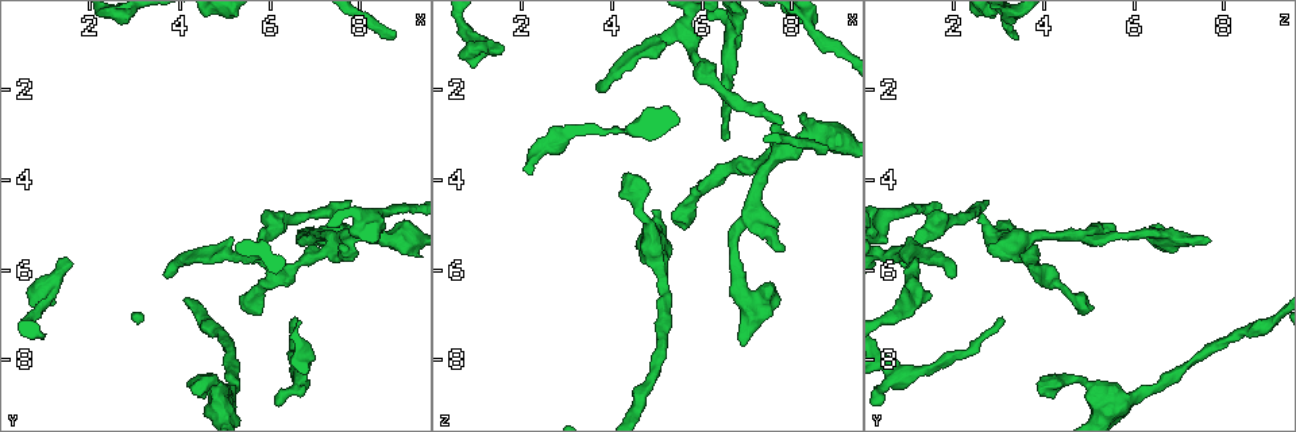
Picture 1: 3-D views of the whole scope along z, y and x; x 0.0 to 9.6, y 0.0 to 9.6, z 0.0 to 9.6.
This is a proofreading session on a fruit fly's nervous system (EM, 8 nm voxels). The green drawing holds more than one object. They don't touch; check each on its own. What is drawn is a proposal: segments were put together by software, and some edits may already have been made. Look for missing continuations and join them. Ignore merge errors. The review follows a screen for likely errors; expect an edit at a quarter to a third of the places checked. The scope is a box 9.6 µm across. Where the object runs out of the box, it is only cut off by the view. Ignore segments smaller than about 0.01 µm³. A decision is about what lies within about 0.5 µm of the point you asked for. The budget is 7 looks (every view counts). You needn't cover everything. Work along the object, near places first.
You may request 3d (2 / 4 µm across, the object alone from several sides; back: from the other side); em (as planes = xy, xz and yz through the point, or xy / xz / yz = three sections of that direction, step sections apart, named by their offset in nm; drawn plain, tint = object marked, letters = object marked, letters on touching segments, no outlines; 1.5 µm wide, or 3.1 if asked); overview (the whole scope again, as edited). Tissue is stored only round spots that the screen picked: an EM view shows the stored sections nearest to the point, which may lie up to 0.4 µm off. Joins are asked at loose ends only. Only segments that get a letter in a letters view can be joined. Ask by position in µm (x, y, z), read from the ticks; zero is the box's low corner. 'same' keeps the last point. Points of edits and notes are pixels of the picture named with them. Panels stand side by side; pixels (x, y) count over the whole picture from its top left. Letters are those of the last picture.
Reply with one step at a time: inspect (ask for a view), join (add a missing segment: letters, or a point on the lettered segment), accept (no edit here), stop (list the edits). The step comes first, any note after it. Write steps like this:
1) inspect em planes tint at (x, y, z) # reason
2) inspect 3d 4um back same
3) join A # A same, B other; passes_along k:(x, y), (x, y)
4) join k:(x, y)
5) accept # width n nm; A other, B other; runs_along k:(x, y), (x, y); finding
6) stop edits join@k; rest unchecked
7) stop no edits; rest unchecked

inspect em planes letters at (4.35, 8.70, 3.90) # an open end

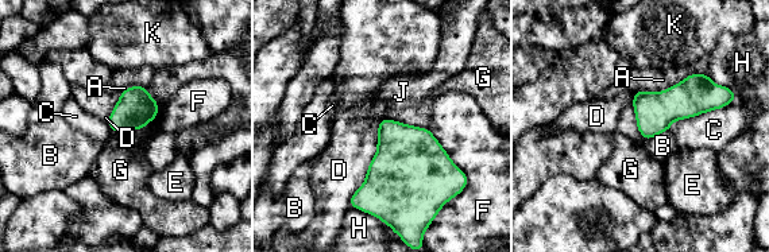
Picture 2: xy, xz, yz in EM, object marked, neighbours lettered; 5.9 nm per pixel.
accept # width 220 nm; A other, B other, C other, D other, E other, F other, G other, H other, J other, K other; border 2:(147, 86), (158, 113), (112, 132); none of them fits

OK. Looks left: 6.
inspect em planes letters at (8.75, 0.75, 3.35) # long arm stops here

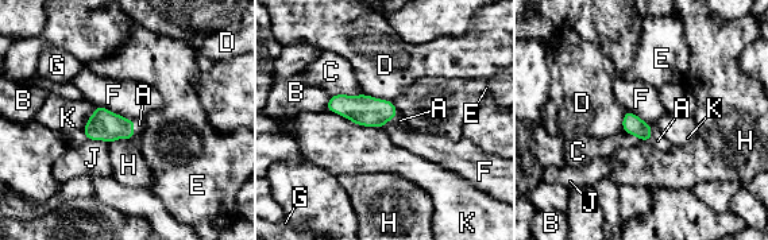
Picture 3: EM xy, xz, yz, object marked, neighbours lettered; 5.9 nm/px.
join A # A same, B other, C other, D other, E other, F other, G other, H other, J other, K other; passes_along 3:(103, 124), (134, 128), (139, 124); it goes on there

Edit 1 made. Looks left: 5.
inspect 3d 2um at (1.45, 5.75, 1.20) # branch stops here

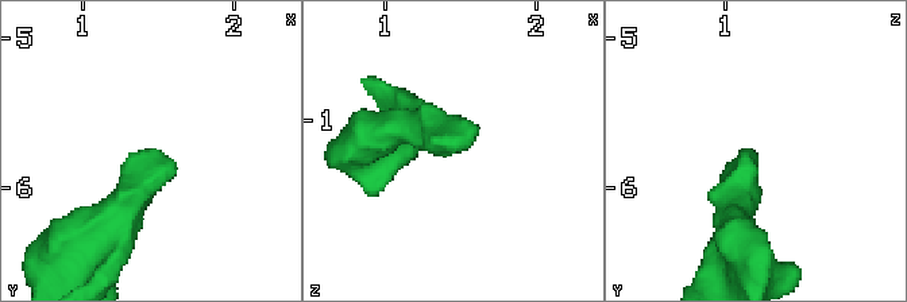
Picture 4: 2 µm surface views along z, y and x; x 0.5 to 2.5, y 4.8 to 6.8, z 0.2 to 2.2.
inspect em xy step 4 tint at (1.46, 5.74, 1.20)

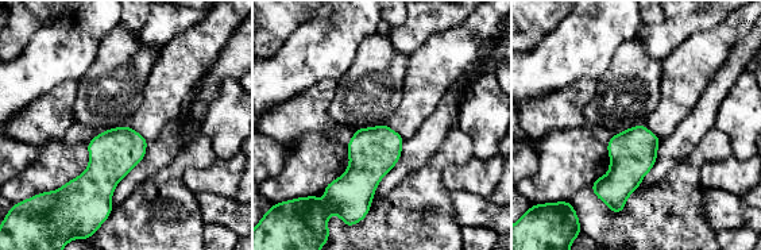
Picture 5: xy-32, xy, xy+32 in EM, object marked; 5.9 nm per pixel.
inspect em xz step 4 letters same # cut it another way

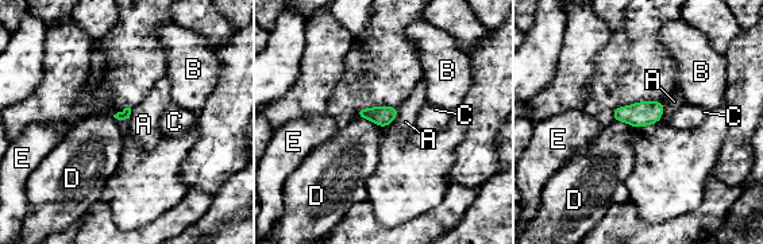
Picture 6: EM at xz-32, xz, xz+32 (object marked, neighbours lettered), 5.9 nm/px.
accept # A other, B other, C other, D other, E other; border 6:(357, 116), (370, 120), (382, 128); no lettered segment goes on from it

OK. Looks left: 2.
stop edits join@3; rest unchecked

